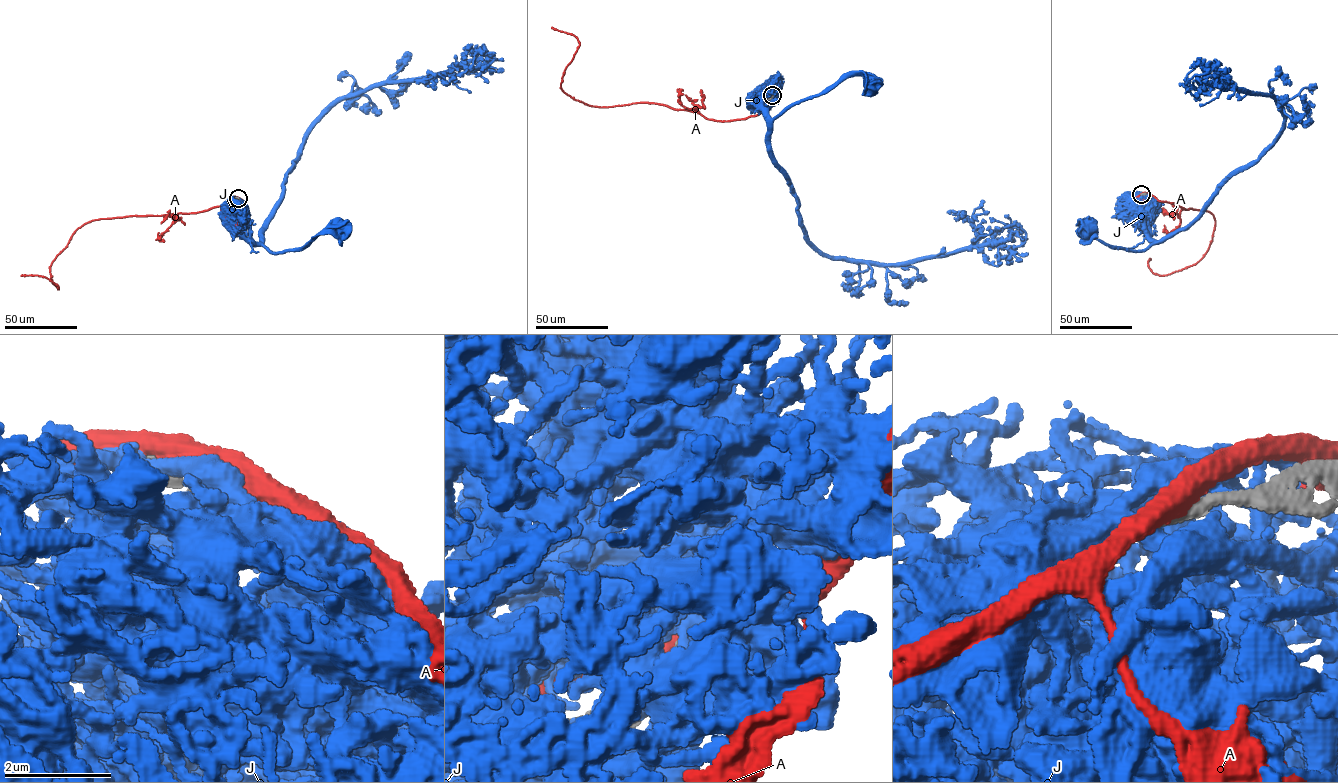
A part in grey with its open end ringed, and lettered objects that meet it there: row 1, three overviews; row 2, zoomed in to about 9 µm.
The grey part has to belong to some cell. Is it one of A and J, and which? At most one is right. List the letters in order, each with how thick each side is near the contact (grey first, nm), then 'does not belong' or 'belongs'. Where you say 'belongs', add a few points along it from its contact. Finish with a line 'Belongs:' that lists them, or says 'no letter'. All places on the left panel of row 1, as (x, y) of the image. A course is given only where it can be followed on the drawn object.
A: calibres 300 and 420 nm; does not belong
J: calibres 280 and 400 nm; belongs; course (238, 198), (250, 238), (271, 252), (300, 250), (325, 229), (339, 227)
Belongs: J

